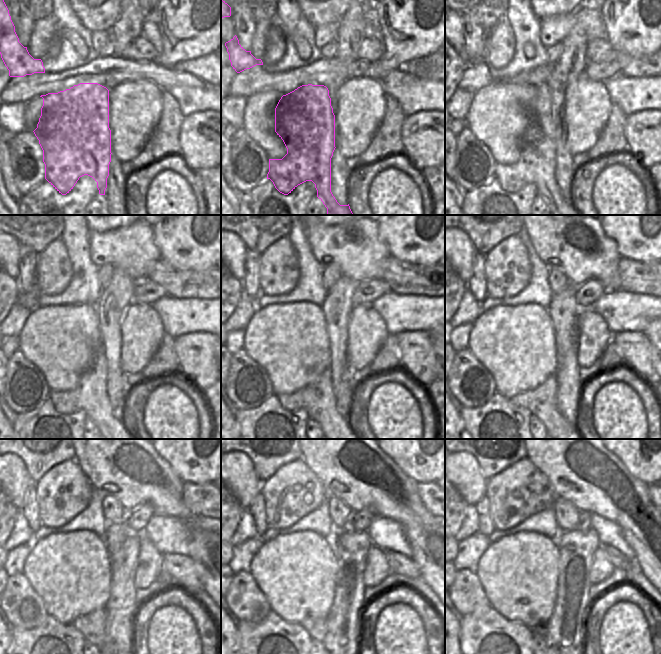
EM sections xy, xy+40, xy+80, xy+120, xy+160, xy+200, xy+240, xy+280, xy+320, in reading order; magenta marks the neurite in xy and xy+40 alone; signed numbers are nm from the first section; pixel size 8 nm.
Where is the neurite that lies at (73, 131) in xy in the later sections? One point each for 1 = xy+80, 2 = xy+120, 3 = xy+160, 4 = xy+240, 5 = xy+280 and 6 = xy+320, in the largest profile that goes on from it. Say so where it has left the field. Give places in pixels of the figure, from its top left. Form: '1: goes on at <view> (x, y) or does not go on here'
1: goes on at xy+80 (536, 165)
2: goes on at xy+120 (90, 394)
3: goes on at xy+160 (318, 399)
4: goes on at xy+240 (92, 625)
5: goes on at xy+280 (317, 628)
6: goes on at xy+320 (540, 630)

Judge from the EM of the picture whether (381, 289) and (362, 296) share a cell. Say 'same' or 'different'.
same

